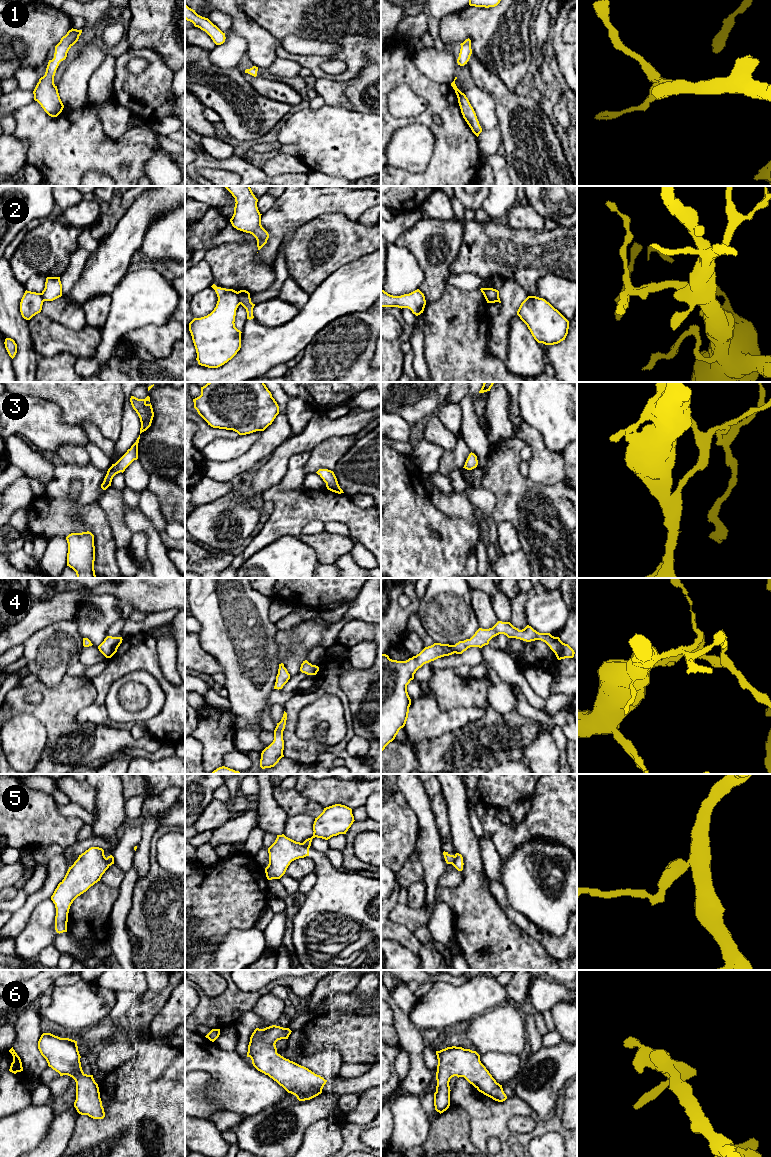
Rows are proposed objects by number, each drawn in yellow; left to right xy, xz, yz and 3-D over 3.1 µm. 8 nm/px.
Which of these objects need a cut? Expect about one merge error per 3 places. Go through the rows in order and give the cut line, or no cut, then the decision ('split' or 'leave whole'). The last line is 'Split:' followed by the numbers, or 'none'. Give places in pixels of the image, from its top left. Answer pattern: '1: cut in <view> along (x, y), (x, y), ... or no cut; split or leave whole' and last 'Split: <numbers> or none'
1: no cut; leave whole
2: cut in xz along (237, 292), (240, 303); split
3: no cut; leave whole
4: no cut; leave whole
5: cut in xz along (301, 843), (309, 847); split
6: no cut; leave whole
Split: 2, 5

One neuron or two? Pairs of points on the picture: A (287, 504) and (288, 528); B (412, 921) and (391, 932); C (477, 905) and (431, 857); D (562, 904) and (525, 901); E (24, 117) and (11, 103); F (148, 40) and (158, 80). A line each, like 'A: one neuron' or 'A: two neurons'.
A: one neuron
B: two neurons
C: two neurons
D: one neuron
E: two neurons
F: two neurons

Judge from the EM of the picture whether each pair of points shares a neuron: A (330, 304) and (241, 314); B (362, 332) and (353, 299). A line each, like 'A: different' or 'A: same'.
A: different
B: different

